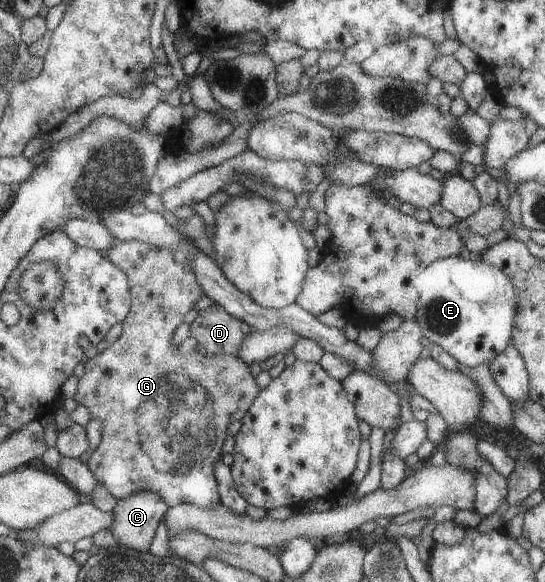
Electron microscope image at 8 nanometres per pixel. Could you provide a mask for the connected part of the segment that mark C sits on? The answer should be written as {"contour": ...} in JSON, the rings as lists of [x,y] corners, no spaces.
{"contour":[[[149,489],[119,499],[112,510],[114,512],[114,521],[109,528],[117,539],[117,545],[144,553],[149,552],[150,544],[154,540],[154,534],[158,530],[158,524],[169,508],[170,506],[161,498],[159,493]]]}

